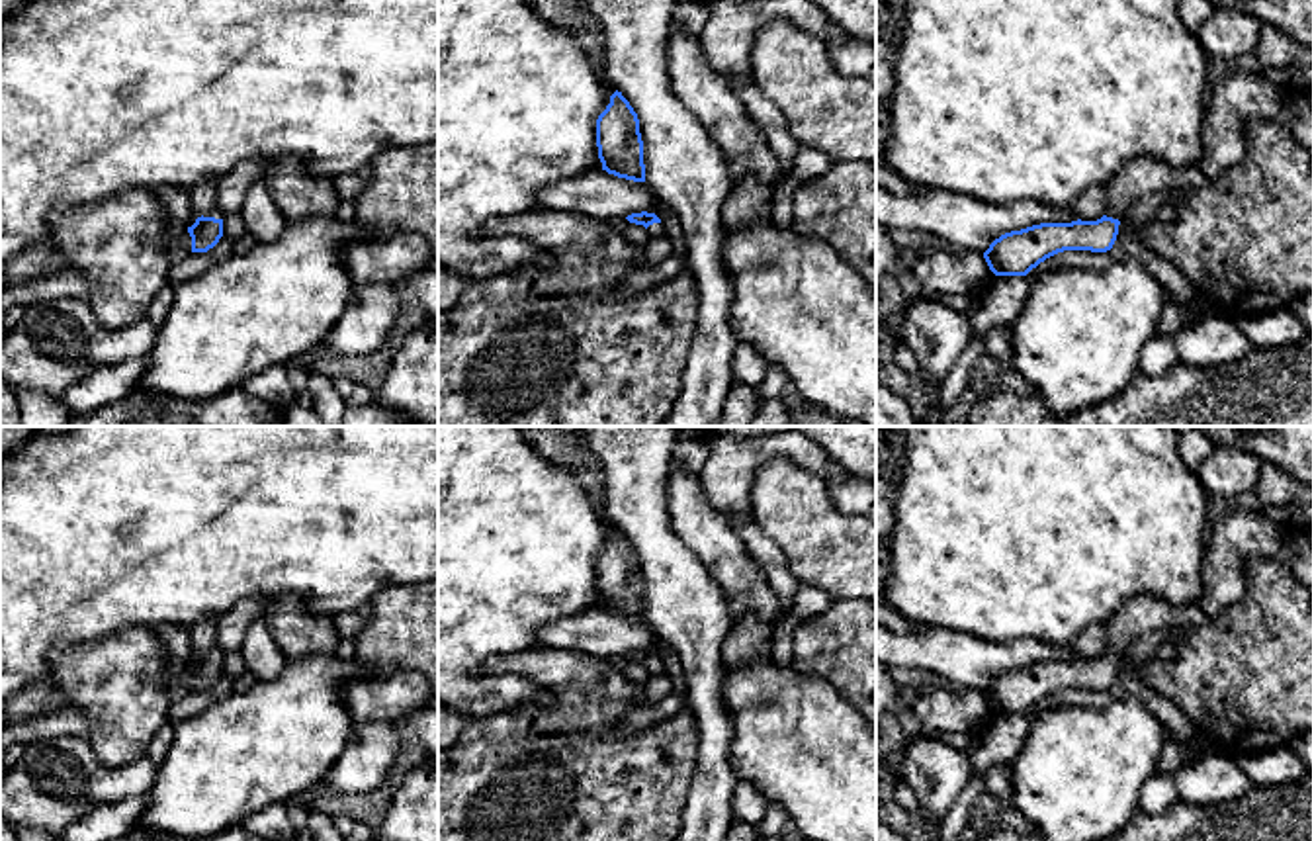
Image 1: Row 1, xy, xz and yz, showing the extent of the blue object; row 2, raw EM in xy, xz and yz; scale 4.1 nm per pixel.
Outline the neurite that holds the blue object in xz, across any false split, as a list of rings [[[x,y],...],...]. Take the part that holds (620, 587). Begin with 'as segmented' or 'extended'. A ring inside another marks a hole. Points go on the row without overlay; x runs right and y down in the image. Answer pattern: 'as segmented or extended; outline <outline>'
as segmented; outline [[[618,528],[596,557],[596,585],[602,608],[618,616],[645,620],[639,557]]]

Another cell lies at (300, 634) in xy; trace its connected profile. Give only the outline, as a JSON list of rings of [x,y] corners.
[[[293,595],[282,597],[264,620],[287,661],[330,655],[340,643],[332,618],[311,614]]]

